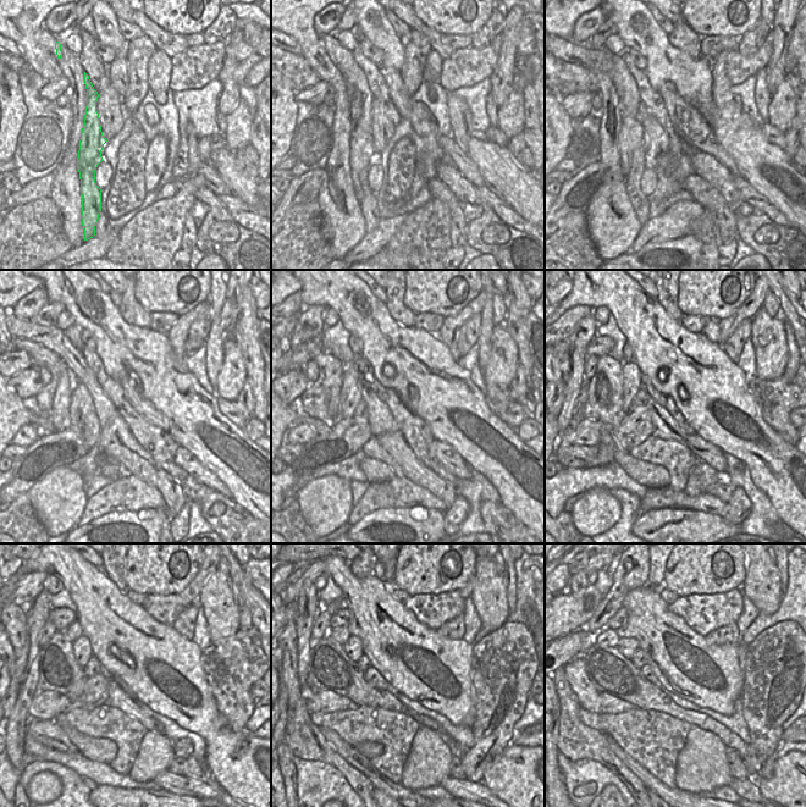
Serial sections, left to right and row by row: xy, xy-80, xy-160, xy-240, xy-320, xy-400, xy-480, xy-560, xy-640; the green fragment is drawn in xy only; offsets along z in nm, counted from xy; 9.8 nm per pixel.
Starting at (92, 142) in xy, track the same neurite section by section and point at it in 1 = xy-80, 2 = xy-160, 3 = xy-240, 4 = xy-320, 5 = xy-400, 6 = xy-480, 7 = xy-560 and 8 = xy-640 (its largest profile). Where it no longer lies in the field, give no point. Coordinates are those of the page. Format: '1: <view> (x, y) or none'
1: xy-80 (362, 154)
2: xy-160 (630, 136)
3: xy-240 (81, 404)
4: xy-320 (349, 396)
5: xy-400 (630, 374)
6: xy-480 (81, 648)
7: xy-560 (353, 647)
8: xy-640 (627, 646)

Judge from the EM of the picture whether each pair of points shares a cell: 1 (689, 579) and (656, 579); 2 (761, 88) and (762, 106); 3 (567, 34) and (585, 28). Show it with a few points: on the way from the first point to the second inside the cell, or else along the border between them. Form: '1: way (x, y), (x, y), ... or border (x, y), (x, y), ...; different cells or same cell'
1: border (669, 556), (666, 563), (662, 586); different cells
2: way (761, 93), (763, 97), (762, 101); same cell
3: border (586, 12), (581, 14), (574, 25), (573, 40); different cells

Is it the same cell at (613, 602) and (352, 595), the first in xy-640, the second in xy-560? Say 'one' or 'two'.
two

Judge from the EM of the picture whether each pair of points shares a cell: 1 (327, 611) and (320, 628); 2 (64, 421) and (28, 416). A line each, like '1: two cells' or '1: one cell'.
1: one cell
2: two cells

